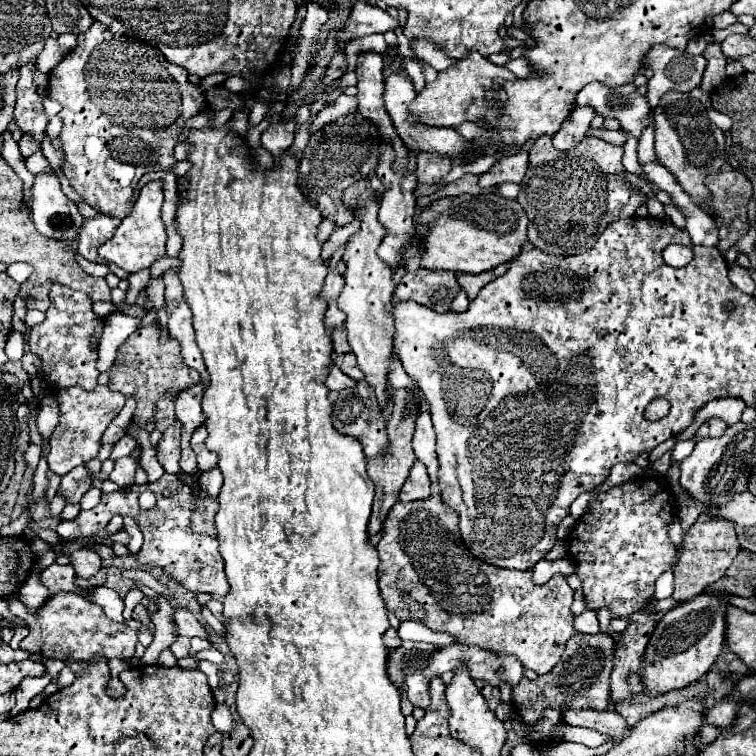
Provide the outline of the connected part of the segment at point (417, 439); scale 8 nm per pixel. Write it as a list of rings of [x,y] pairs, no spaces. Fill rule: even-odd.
[[[423,411],[417,419],[415,437],[413,437],[413,449],[419,461],[425,463],[429,477],[433,481],[433,493],[437,493],[437,453],[435,453],[435,429],[431,423],[429,411]]]

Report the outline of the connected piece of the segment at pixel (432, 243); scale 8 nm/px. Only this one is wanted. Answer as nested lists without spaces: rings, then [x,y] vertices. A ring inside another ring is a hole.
[[[461,195],[461,197],[447,197],[433,203],[431,209],[421,213],[421,225],[429,227],[429,237],[425,239],[425,249],[421,255],[421,267],[425,269],[445,269],[451,273],[483,273],[495,269],[497,265],[513,261],[521,247],[527,243],[527,225],[529,219],[523,207],[517,201],[499,197],[499,195]]]

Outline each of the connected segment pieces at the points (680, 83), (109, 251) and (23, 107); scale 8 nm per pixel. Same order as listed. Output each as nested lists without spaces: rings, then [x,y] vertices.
[[[655,45],[647,53],[645,67],[653,71],[647,83],[649,105],[657,107],[659,99],[667,91],[689,93],[701,85],[701,77],[707,61],[701,55],[689,55],[687,51],[677,51],[665,45]]]
[[[149,181],[141,189],[139,199],[133,205],[131,213],[121,221],[113,239],[109,239],[105,245],[99,247],[99,255],[105,261],[115,263],[117,267],[125,269],[127,273],[137,273],[141,269],[147,269],[147,267],[151,267],[153,261],[161,259],[165,255],[165,241],[167,241],[165,225],[161,221],[161,205],[163,205],[163,183]]]
[[[35,61],[25,63],[19,69],[19,83],[17,83],[17,105],[15,105],[15,121],[23,133],[33,133],[37,141],[45,137],[47,115],[43,111],[41,97],[37,95],[37,87],[33,83],[35,75]]]

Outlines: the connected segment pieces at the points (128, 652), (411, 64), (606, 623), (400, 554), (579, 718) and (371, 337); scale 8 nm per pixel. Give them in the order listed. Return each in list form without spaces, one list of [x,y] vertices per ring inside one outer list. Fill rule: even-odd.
[[[57,593],[53,595],[37,615],[27,613],[27,607],[13,599],[9,601],[9,611],[25,621],[29,625],[29,637],[21,641],[21,649],[41,655],[41,657],[53,657],[61,661],[89,661],[95,655],[103,655],[107,659],[119,657],[119,659],[131,659],[135,655],[137,645],[137,631],[129,629],[125,623],[111,621],[99,605],[89,603],[77,593]]]
[[[403,59],[403,63],[405,63],[407,75],[413,79],[415,89],[425,87],[425,77],[423,77],[423,67],[421,67],[421,63],[417,63],[417,61],[413,61],[413,59]]]
[[[607,608],[600,609],[597,612],[597,618],[600,623],[599,626],[600,626],[601,632],[611,635],[613,639],[615,639],[615,642],[619,643],[619,641],[621,640],[621,633],[615,633],[611,630],[610,622],[612,617],[609,609]]]
[[[431,495],[423,501],[395,503],[395,507],[391,507],[385,519],[385,535],[377,545],[379,589],[385,605],[399,619],[409,619],[409,609],[401,599],[401,595],[409,595],[425,609],[425,625],[429,629],[455,635],[465,645],[477,645],[499,655],[515,655],[525,669],[533,669],[537,675],[549,673],[559,663],[565,643],[575,633],[571,615],[573,589],[563,575],[555,575],[545,585],[535,585],[531,571],[499,569],[475,559],[461,541],[457,521],[459,515],[453,513],[439,495]]]
[[[563,709],[563,721],[567,725],[575,725],[575,727],[587,727],[587,729],[595,729],[599,733],[611,735],[613,739],[621,741],[625,731],[627,731],[627,723],[621,715],[617,715],[615,711],[607,709],[607,711],[593,711],[593,709]]]
[[[359,181],[357,185],[345,189],[343,195],[345,203],[353,209],[355,217],[361,219],[361,231],[355,233],[345,251],[345,287],[339,295],[339,307],[345,311],[347,321],[345,327],[349,331],[349,345],[351,351],[357,355],[357,363],[361,371],[365,373],[365,383],[373,387],[379,407],[383,409],[385,403],[389,403],[387,395],[387,371],[389,363],[393,359],[393,273],[391,269],[377,257],[377,247],[381,239],[385,237],[385,227],[377,219],[379,199],[375,191],[369,187],[367,181]]]

